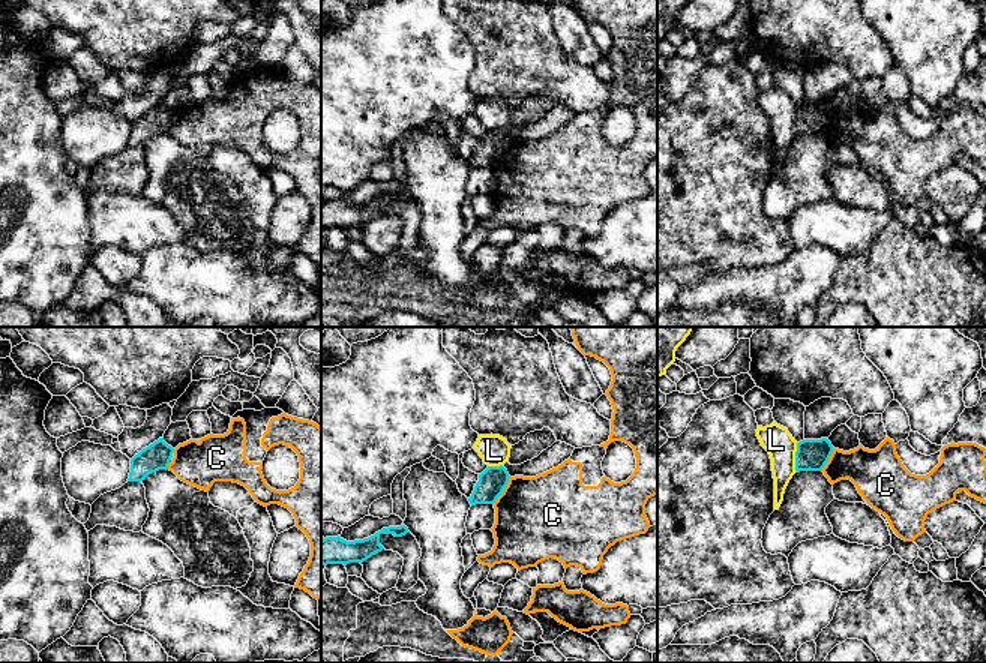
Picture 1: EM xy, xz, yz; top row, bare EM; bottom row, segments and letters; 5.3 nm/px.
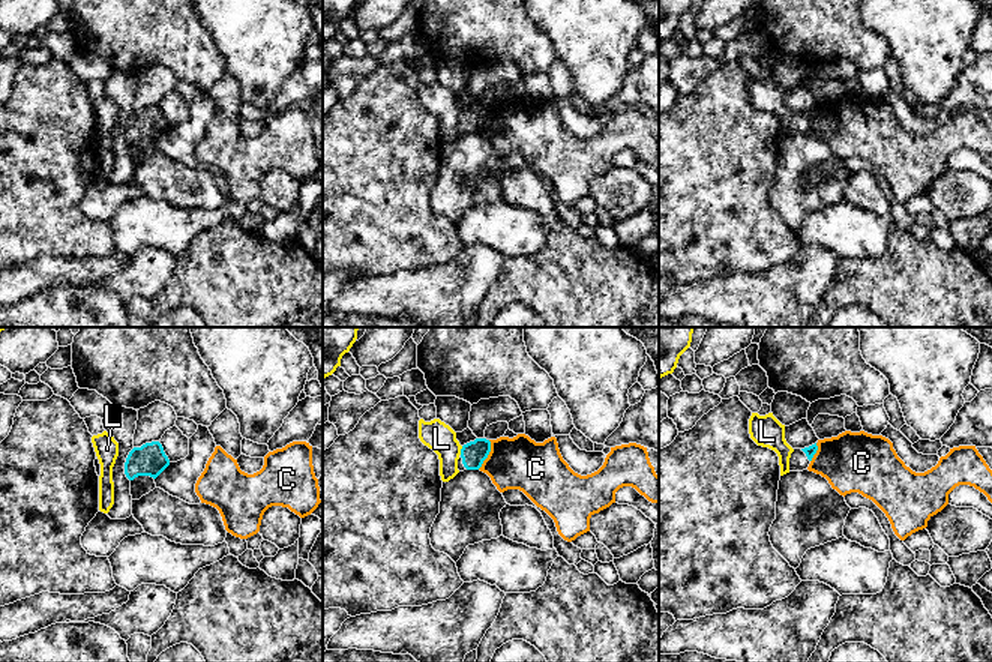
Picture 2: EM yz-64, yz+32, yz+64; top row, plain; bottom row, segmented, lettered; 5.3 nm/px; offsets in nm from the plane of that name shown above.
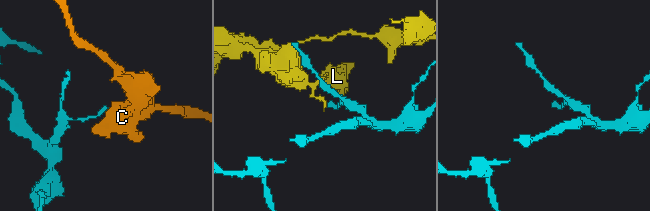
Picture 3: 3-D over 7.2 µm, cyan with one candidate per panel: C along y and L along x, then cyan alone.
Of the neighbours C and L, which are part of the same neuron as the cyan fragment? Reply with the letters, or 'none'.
none

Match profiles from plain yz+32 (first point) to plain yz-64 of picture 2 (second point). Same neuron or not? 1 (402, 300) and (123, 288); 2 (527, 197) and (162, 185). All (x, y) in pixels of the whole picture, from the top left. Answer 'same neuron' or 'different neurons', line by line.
1: same neuron
2: same neuron

